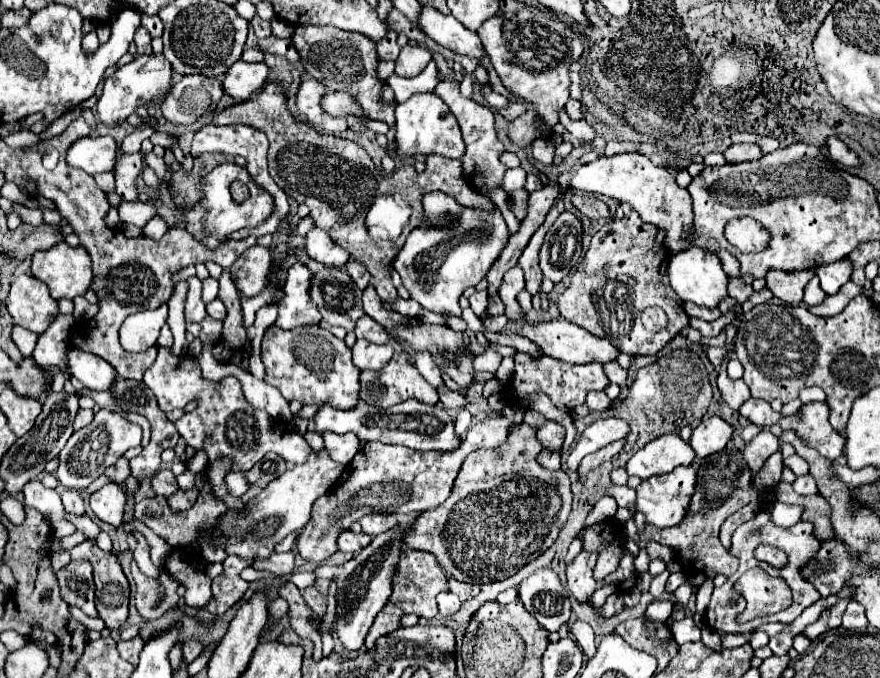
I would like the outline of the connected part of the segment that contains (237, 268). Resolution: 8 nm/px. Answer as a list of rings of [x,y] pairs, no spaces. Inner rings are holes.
[[[254,245],[246,249],[230,267],[232,279],[242,295],[254,297],[266,289],[266,275],[270,273],[270,249]]]

